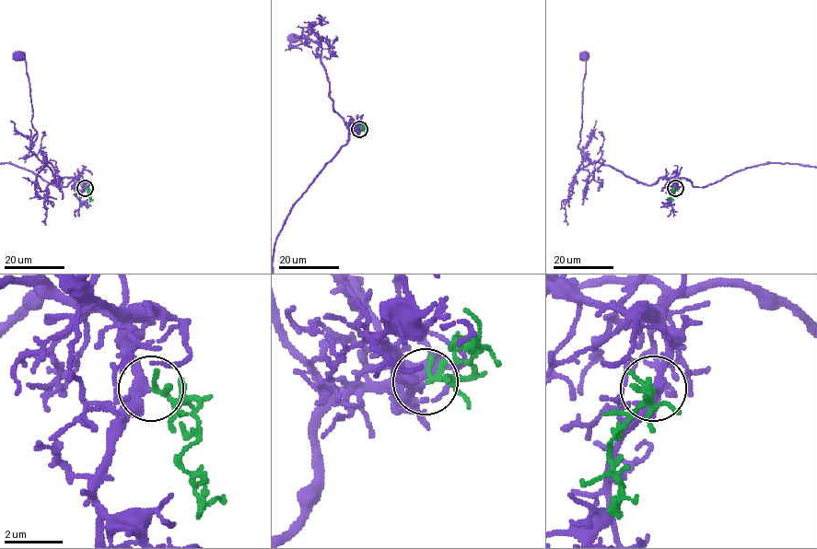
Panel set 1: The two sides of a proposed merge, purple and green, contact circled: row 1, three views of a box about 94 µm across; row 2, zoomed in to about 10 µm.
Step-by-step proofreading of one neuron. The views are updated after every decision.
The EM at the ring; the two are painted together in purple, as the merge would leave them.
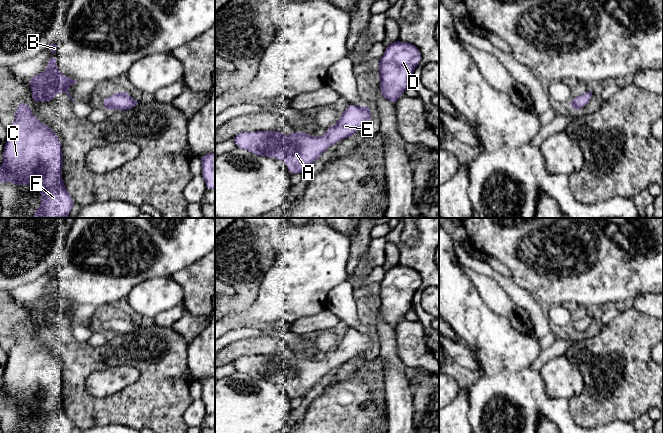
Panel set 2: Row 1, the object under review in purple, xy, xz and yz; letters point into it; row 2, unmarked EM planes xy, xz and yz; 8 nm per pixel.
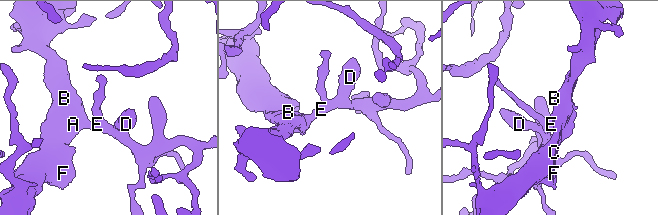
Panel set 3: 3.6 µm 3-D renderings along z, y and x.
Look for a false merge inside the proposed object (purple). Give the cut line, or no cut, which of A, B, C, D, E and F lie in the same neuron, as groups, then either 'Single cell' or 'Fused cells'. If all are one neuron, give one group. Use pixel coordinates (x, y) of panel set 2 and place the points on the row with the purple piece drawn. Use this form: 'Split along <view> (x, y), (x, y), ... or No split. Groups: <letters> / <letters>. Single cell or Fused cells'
No split. Groups: A B C D E F. Single cell

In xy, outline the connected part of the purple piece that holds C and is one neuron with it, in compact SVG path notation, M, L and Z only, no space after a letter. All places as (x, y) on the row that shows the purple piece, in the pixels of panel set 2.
M20 102L14 113L15 121L9 126L8 137L0 165L0 183L10 180L15 187L27 184L39 189L42 196L40 207L34 218L67 218L75 200L66 191L62 179L63 152L56 132L36 119L28 103Z

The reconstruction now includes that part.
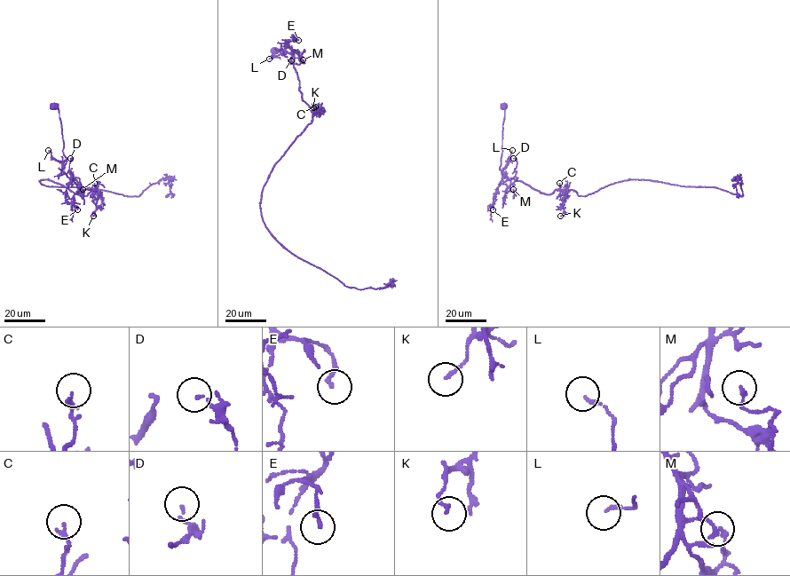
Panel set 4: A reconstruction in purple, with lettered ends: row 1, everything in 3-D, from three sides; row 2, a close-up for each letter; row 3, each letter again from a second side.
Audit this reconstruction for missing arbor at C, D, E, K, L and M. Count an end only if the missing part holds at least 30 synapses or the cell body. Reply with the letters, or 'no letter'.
no letter

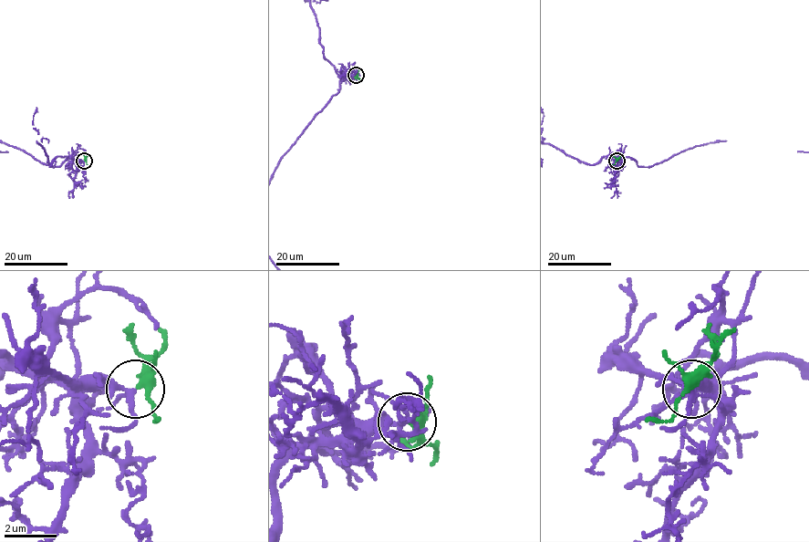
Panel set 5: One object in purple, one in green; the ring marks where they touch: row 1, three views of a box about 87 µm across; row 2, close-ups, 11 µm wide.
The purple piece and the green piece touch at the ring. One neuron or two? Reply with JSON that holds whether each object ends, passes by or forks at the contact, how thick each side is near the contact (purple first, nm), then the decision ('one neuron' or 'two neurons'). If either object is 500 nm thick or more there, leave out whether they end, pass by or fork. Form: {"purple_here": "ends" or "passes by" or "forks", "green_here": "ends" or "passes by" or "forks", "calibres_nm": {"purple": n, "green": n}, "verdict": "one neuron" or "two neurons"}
{"purple_here": "forks", "green_here": "forks", "calibres_nm": {"purple": 170, "green": 280}, "verdict": "one neuron"}

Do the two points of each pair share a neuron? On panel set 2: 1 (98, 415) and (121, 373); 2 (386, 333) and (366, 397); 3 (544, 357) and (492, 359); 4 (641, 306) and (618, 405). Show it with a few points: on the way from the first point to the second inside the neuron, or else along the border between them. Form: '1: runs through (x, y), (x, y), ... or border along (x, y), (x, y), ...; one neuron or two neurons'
1: border along (131, 383), (106, 396), (93, 397), (87, 392); two neurons
2: border along (379, 355), (383, 363), (385, 379); two neurons
3: border along (542, 349), (531, 366), (534, 371); two neurons
4: border along (628, 304), (652, 316); two neurons

